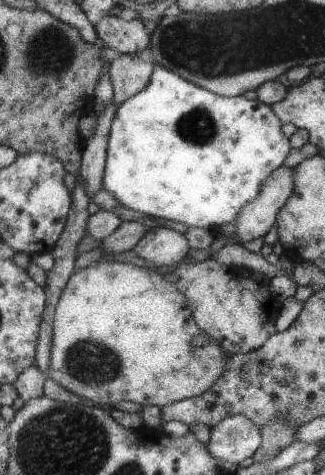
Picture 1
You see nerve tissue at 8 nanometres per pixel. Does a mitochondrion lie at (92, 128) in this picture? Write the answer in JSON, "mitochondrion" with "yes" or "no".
{"mitochondrion":"no"}

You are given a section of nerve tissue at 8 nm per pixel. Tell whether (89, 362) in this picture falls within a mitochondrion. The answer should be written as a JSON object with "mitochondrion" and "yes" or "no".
{"mitochondrion":"yes"}

